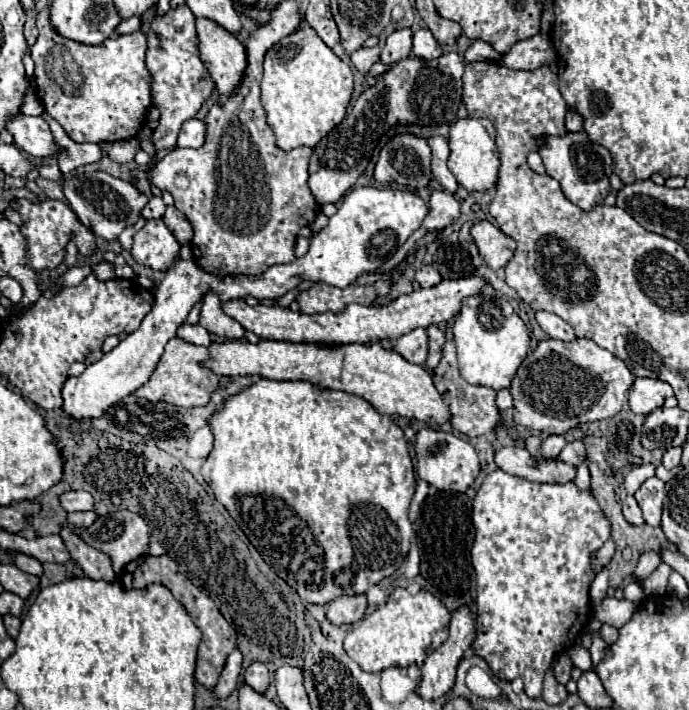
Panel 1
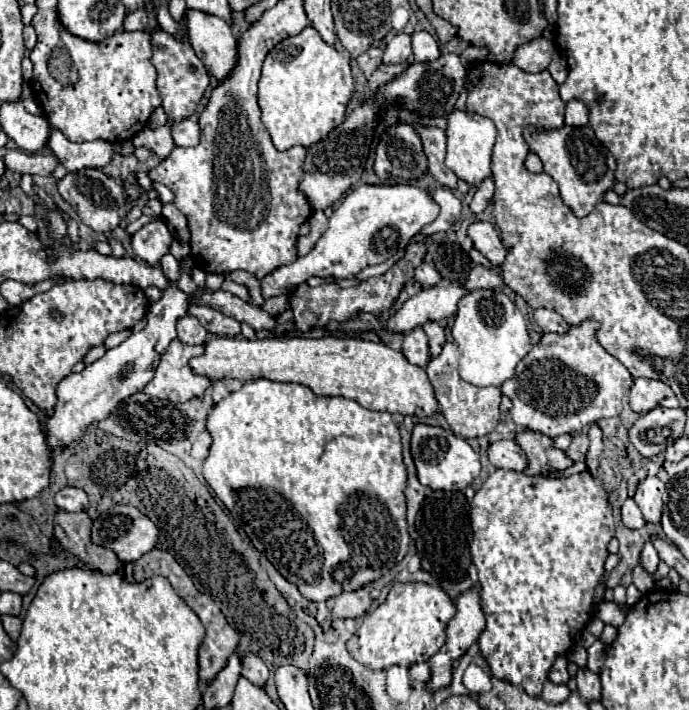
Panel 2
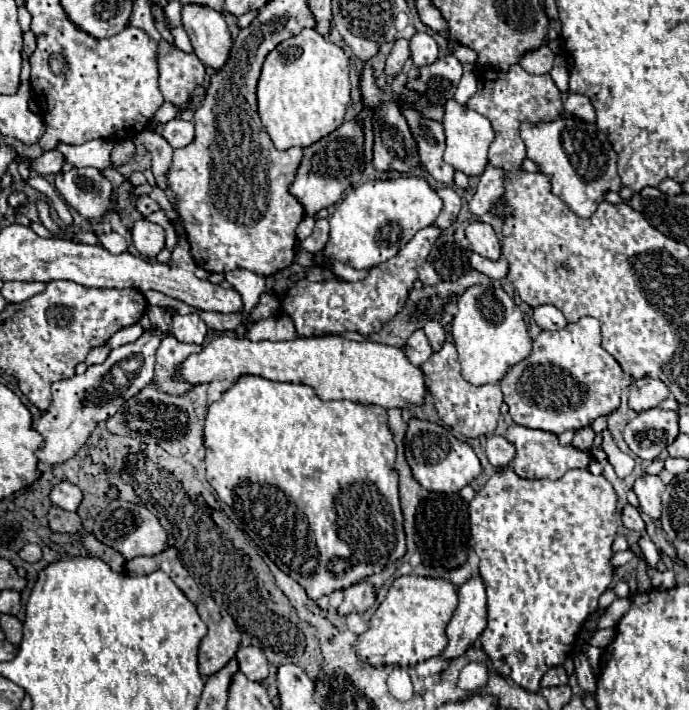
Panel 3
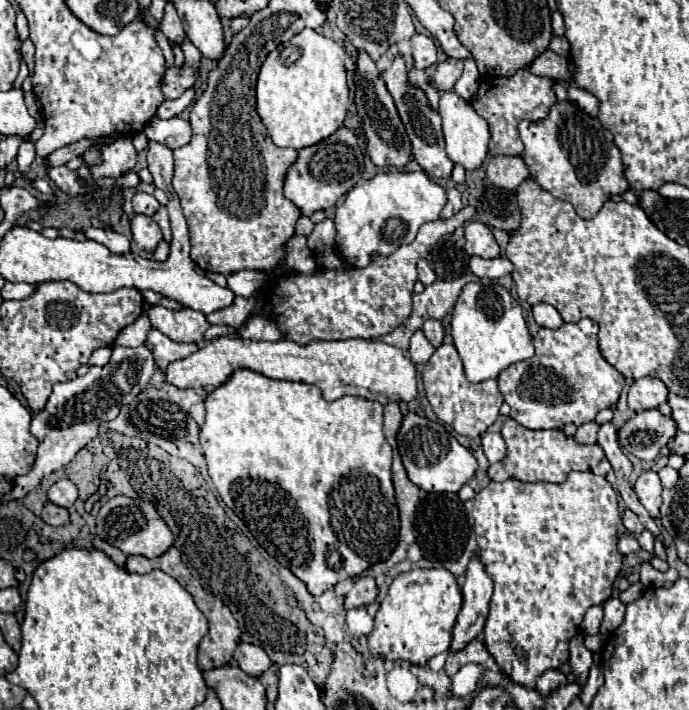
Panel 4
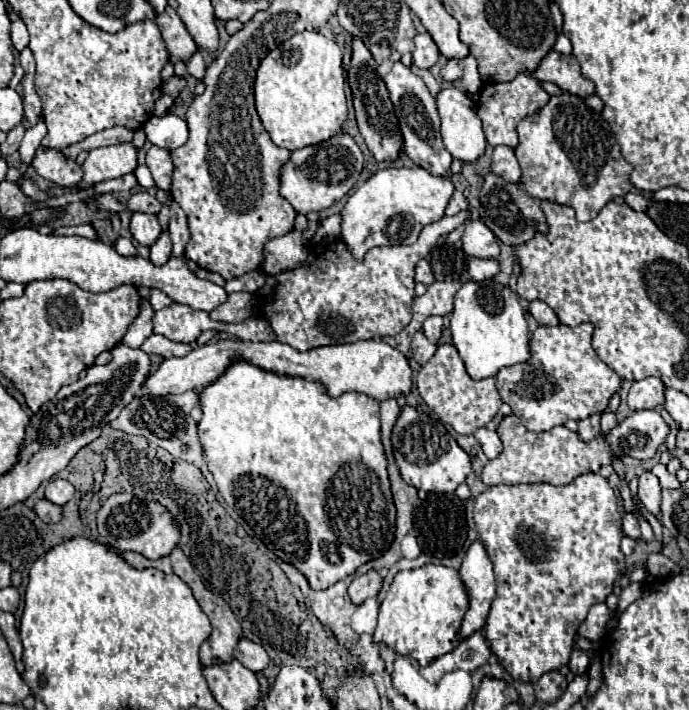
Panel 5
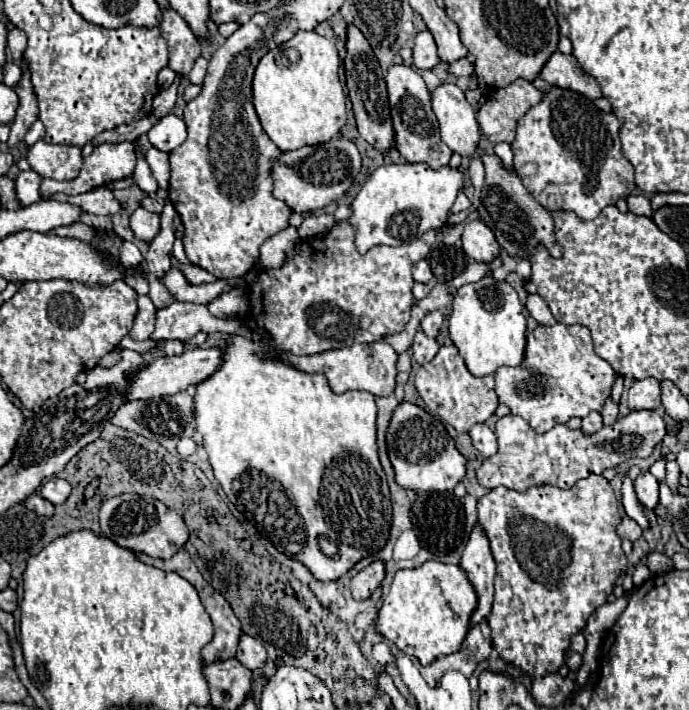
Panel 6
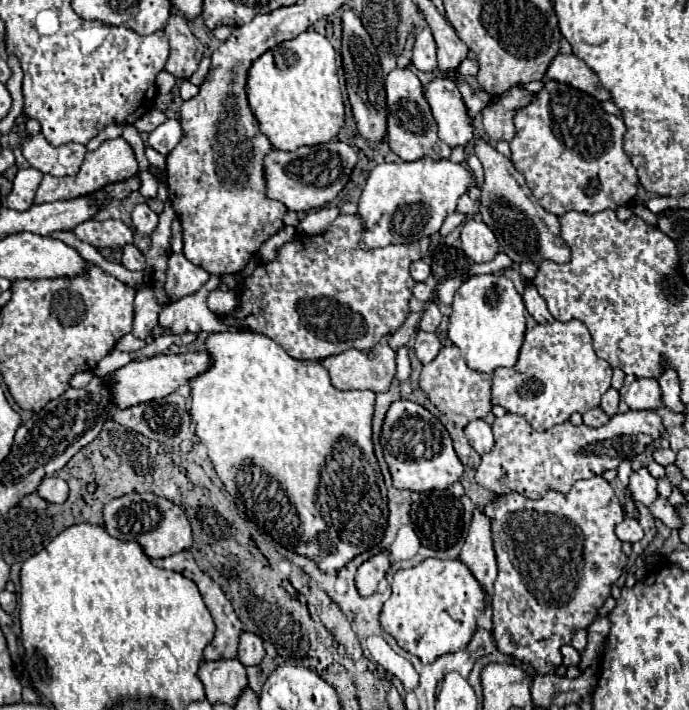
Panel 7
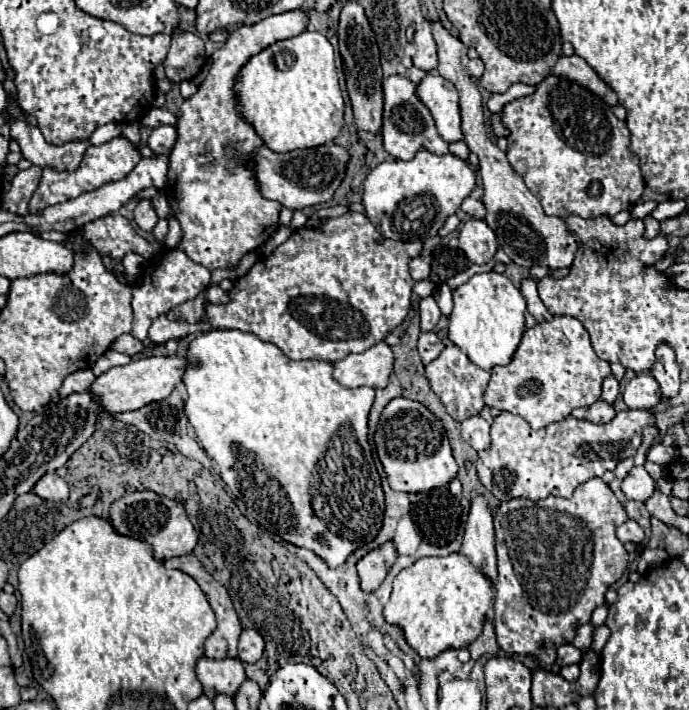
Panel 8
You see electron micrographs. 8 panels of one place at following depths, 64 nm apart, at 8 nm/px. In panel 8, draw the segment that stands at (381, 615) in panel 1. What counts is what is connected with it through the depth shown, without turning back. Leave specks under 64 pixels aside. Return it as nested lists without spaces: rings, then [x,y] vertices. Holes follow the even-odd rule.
[[[464,554],[420,558],[394,578],[394,590],[384,606],[388,624],[402,628],[406,642],[420,658],[436,658],[448,648],[466,648],[482,632],[484,614],[494,606],[494,584],[482,576]]]

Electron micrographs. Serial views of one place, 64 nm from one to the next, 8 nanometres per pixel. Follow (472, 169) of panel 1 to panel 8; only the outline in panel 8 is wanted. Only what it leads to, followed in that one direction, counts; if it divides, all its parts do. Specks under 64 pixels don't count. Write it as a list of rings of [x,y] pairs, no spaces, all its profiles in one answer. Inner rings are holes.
[[[428,72],[426,78],[418,84],[416,90],[418,98],[430,108],[438,134],[450,144],[464,140],[460,128],[460,104],[458,104],[458,90],[438,72]]]

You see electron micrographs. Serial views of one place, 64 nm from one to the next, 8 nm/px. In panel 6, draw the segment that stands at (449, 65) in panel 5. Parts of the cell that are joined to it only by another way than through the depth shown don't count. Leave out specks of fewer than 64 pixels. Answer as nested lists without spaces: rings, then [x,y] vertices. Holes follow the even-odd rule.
[[[462,58],[462,60],[452,62],[452,64],[448,66],[448,72],[454,74],[454,76],[472,76],[472,74],[474,74],[474,66],[472,66],[466,58]]]

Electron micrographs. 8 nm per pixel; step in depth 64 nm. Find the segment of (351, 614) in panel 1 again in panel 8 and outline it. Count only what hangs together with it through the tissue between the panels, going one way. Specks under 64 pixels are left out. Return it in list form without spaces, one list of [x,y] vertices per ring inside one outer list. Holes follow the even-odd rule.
[[[392,542],[382,544],[378,550],[372,550],[358,562],[358,578],[360,578],[360,588],[364,592],[374,592],[382,580],[386,578],[388,570],[396,562],[398,552]]]

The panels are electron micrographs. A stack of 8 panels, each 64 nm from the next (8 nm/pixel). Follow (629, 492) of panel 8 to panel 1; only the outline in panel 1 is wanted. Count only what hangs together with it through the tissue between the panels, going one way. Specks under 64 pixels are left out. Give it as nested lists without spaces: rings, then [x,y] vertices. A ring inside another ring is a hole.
[[[656,476],[648,478],[634,494],[638,500],[644,520],[650,526],[660,526],[660,516],[662,516],[662,500],[664,500],[664,482]]]

